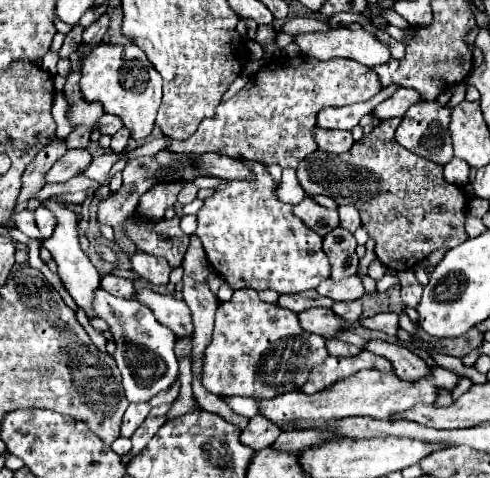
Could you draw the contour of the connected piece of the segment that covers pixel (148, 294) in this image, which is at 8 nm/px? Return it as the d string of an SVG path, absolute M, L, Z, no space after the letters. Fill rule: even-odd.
M152 289L136 291L134 299L140 301L142 305L150 307L154 317L164 327L168 327L172 333L176 333L178 337L190 337L192 335L192 331L194 331L192 317L190 317L190 309L184 301L176 301L172 295L154 293Z

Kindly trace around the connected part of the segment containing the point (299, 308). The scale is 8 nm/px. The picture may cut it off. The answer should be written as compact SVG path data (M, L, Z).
M306 291L306 293L292 293L292 295L280 295L278 305L284 309L290 309L294 313L302 313L306 309L312 307L332 307L334 301L330 301L330 297L322 297L320 293Z

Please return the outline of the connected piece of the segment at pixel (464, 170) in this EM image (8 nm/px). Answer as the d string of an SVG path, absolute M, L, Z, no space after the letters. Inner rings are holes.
M454 157L444 167L444 179L450 183L456 183L456 185L466 185L468 183L468 171L470 171L470 165L466 165L466 161Z

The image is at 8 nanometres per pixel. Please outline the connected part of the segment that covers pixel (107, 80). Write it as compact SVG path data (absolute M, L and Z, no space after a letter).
M104 41L94 47L80 43L76 51L82 49L86 49L80 55L80 89L84 97L88 101L100 101L106 113L122 117L124 127L132 131L134 139L148 137L162 99L162 77L158 77L158 71L154 69L154 65L150 65L146 53L138 47L124 47Z

